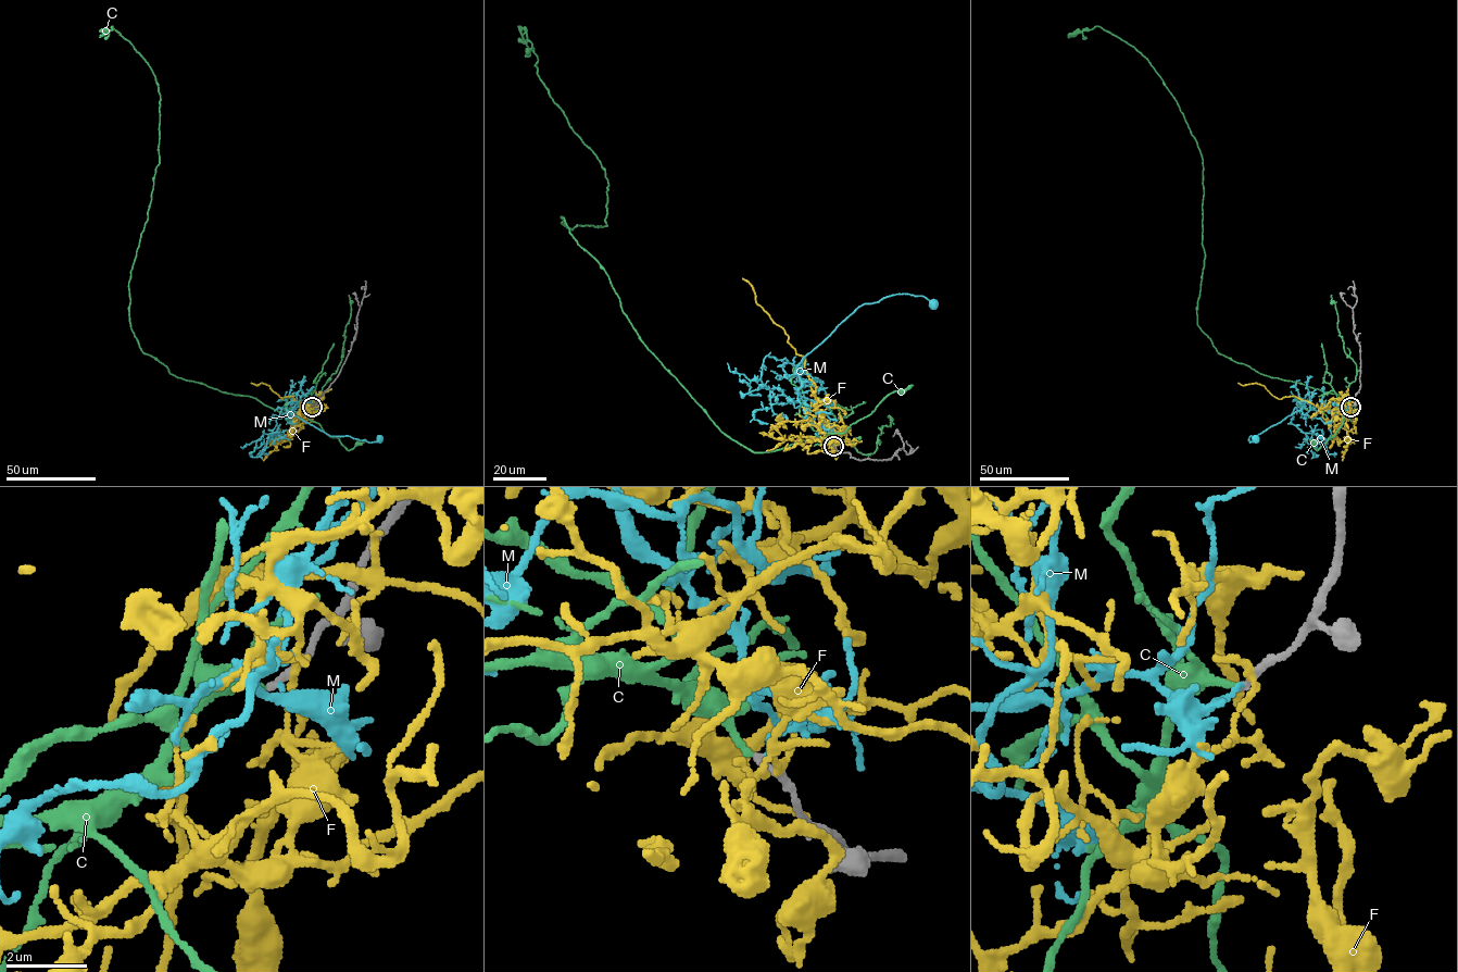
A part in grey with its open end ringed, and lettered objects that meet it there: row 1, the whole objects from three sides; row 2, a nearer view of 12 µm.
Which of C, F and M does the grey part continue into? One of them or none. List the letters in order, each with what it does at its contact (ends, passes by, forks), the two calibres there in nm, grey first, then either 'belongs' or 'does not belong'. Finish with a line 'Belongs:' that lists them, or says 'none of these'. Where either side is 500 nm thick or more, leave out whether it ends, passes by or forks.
C: it ends there; 190 nm thick on the grey side, 160 nm on the other; belongs
F: it ends there; 240 nm thick on the grey side, 220 nm on the other; does not belong
M: it ends there; 200 nm thick on the grey side, 110 nm on the other; does not belong
Belongs: C

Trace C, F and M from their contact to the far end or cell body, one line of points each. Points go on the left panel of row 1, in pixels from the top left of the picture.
C: (312, 407), (278, 411), (141, 351), (128, 282), (160, 98), (130, 42), (112, 26), (99, 37)
F: (313, 407), (310, 414), (318, 414), (306, 408), (301, 410), (293, 396), (281, 399), (265, 384), (251, 383)
M: (313, 407), (306, 408), (310, 402), (297, 407), (290, 418), (287, 411), (331, 436), (373, 443), (381, 435)

